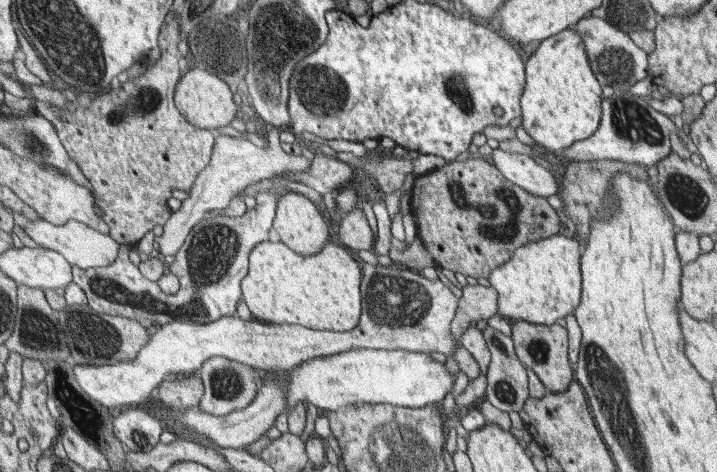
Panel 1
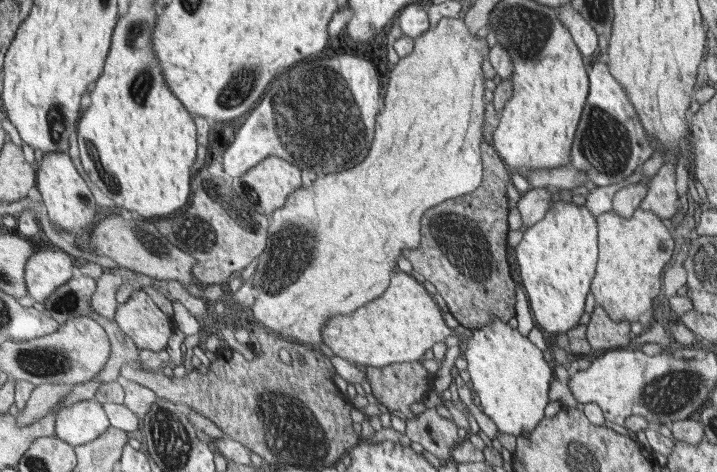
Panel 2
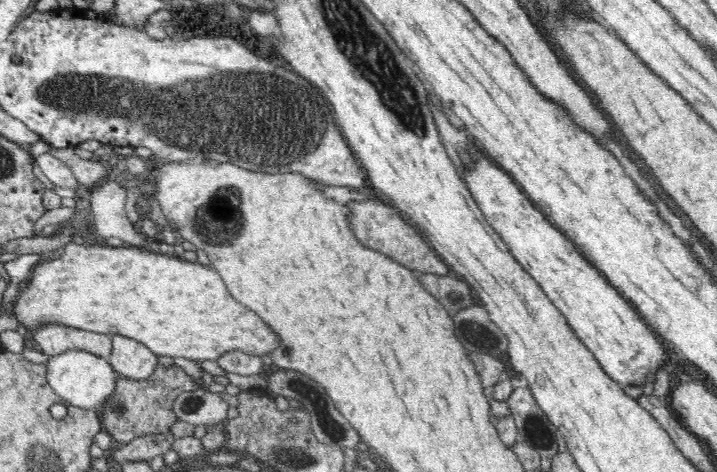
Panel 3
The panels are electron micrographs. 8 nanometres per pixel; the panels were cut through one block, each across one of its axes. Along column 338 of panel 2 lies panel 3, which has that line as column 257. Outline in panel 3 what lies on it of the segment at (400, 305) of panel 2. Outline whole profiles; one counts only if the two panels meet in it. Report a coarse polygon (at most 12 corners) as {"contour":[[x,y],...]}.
{"contour":[[72,243],[15,317],[158,357],[281,344],[208,265]]}

